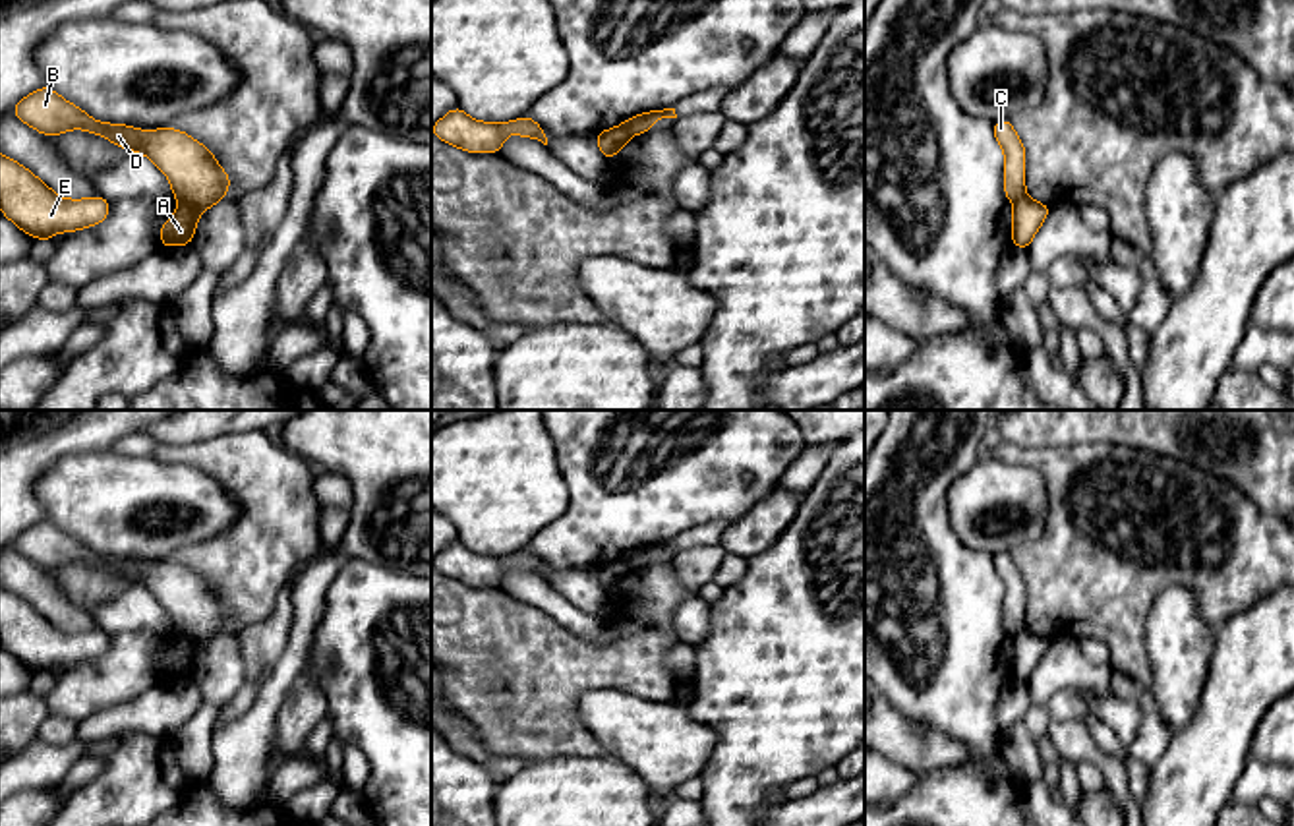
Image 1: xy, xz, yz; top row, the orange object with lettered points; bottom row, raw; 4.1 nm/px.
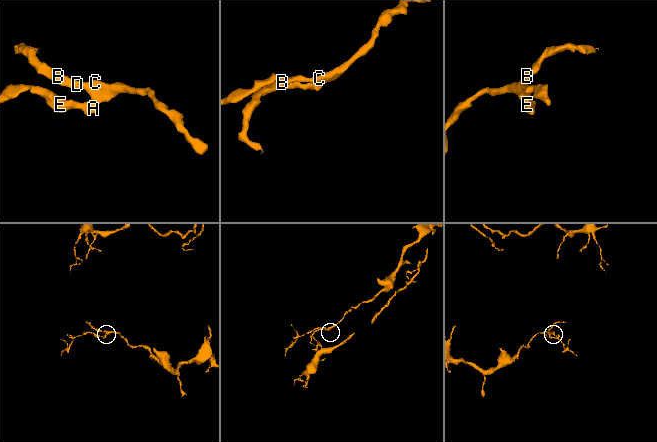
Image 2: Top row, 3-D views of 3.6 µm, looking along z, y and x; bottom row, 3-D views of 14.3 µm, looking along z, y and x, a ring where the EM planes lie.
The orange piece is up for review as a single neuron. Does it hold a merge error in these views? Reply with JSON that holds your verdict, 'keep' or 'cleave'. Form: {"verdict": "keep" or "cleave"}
{"verdict": "cleave"}

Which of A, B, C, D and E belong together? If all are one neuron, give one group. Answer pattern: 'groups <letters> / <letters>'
groups A E / B C D

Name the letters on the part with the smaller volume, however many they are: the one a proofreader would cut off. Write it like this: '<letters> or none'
A, E

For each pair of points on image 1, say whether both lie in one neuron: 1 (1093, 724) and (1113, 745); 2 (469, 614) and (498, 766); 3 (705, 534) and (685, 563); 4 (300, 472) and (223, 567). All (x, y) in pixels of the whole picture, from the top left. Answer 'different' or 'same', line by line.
1: same
2: different
3: different
4: same

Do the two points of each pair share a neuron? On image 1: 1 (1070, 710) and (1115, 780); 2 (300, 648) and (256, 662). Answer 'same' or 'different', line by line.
1: different
2: different

